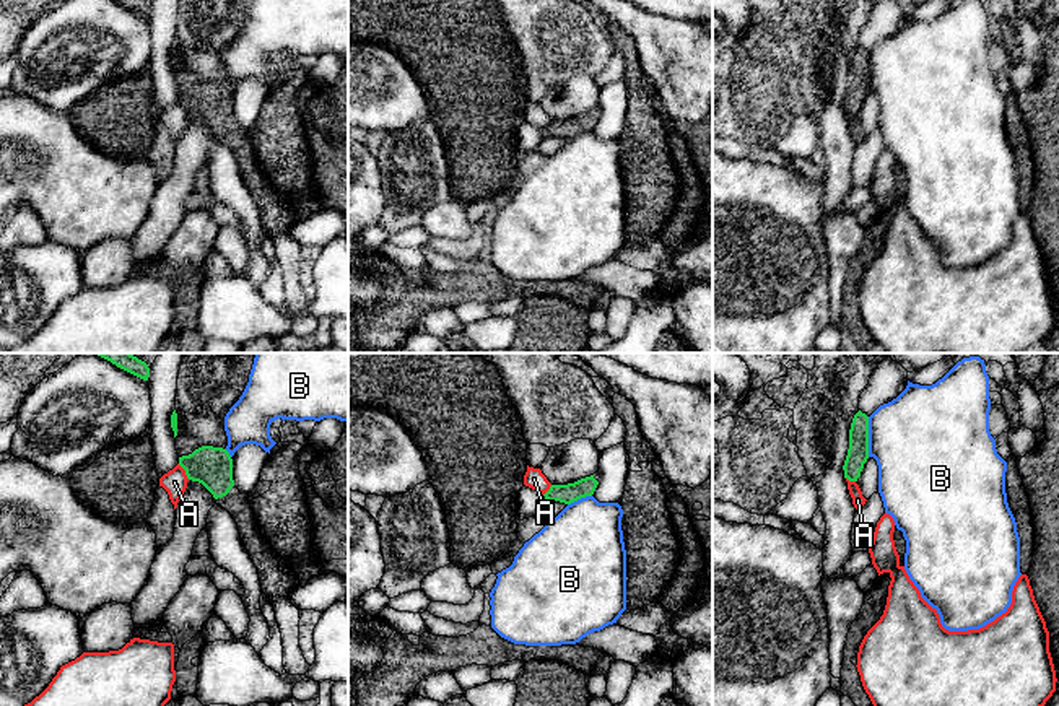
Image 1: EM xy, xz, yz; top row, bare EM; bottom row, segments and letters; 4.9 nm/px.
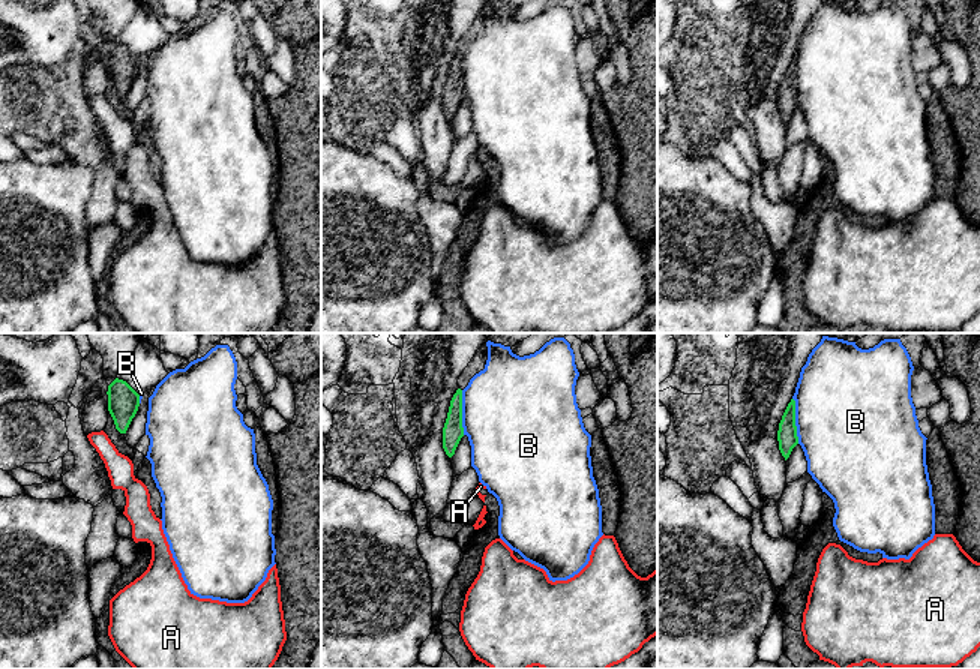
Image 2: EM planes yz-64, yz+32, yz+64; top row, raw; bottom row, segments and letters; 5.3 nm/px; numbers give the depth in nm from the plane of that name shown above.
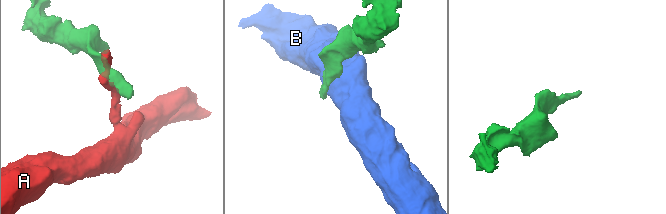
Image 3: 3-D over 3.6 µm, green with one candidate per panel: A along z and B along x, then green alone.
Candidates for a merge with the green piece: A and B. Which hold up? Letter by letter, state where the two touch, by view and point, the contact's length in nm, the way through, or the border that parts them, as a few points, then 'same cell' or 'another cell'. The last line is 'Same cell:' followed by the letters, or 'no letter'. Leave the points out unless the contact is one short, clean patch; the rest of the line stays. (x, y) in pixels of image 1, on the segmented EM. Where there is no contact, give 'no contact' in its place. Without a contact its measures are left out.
A: xy (186, 472) | 100 nm | along xy (178, 464), (189, 479) | another cell
B: yz (867, 436) | 200 nm | along yz (867, 417), (869, 456) | another cell
Same cell: no letter

